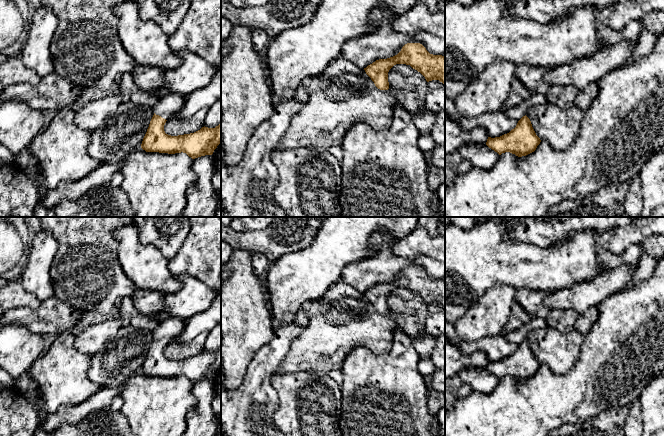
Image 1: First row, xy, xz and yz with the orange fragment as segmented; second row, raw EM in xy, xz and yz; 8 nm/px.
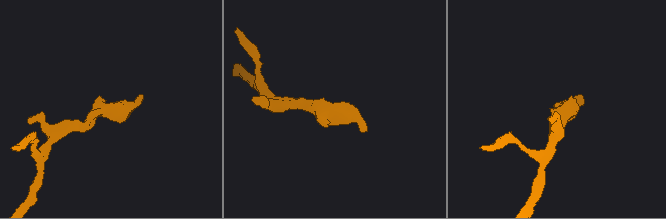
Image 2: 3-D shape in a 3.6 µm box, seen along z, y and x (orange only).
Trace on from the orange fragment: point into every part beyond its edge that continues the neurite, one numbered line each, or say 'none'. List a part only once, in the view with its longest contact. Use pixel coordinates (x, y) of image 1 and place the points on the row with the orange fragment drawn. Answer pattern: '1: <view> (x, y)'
1: xy (167, 105)

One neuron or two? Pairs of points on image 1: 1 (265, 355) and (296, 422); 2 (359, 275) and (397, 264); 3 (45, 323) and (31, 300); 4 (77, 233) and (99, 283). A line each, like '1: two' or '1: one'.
1: two
2: one
3: two
4: one

